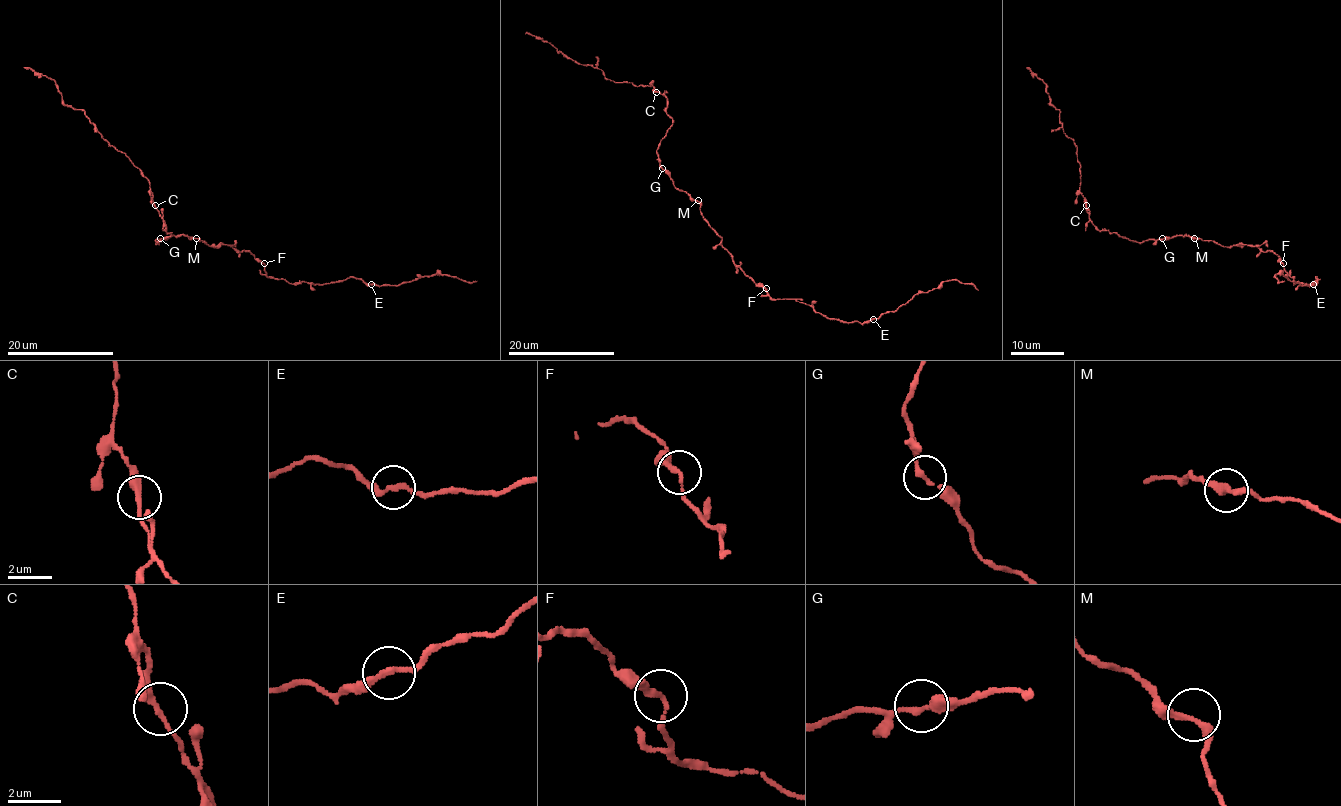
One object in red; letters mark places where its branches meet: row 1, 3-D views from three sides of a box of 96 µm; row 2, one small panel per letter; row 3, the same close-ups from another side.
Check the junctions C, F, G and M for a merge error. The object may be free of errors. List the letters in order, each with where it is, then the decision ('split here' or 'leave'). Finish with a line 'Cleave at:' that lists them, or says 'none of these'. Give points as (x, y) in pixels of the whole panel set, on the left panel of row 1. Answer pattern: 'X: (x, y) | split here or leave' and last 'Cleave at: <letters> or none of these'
C: (155, 205) | leave
F: (264, 263) | leave
G: (160, 238) | leave
M: (196, 238) | leave
Cleave at: none of these

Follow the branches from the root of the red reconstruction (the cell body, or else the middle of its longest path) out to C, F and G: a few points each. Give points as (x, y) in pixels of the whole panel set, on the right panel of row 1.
C: (1196, 238), (1173, 236), (1142, 242), (1132, 241), (1116, 233), (1099, 230), (1091, 222), (1086, 205)
F: (1196, 238), (1210, 240), (1224, 246), (1256, 245), (1264, 252), (1272, 250), (1283, 264)
G: (1196, 238), (1189, 236), (1162, 238)

